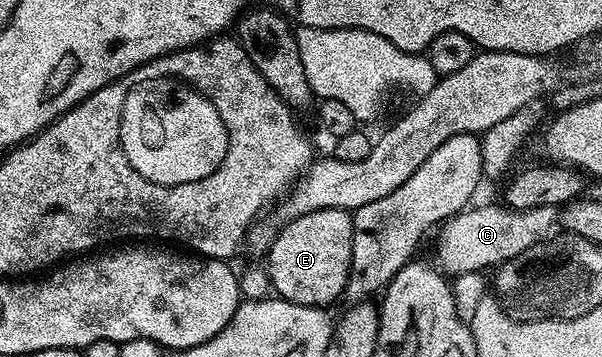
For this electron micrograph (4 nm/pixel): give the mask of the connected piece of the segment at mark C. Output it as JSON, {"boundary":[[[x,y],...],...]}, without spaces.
{"boundary":[[[478,205],[457,213],[438,231],[439,268],[448,275],[464,275],[490,267],[495,268],[517,257],[534,245],[544,244],[562,231],[559,208],[543,205],[532,209],[510,209],[505,205]]]}

